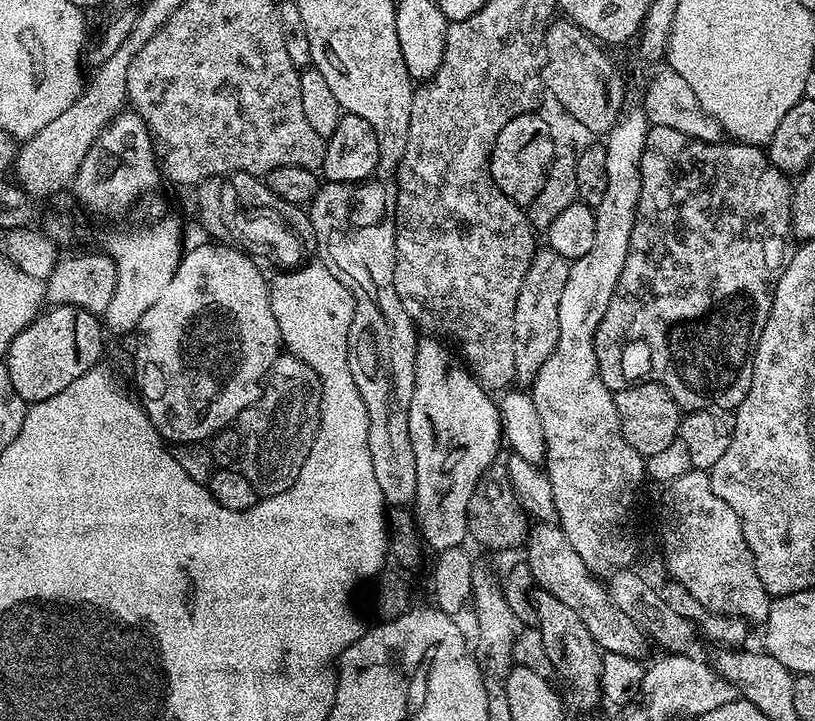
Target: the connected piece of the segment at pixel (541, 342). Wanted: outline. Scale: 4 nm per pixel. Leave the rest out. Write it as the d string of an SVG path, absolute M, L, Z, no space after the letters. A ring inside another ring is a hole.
M544 246L530 262L526 278L522 278L522 290L518 290L518 302L514 306L514 374L517 385L531 385L538 370L542 370L542 362L550 358L558 344L558 302L562 302L569 263L562 254Z

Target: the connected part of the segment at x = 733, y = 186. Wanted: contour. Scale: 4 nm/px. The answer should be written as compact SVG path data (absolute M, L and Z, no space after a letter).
M657 124L651 125L646 134L646 150L642 150L642 166L640 169L642 170L642 194L638 198L634 234L630 234L630 246L626 254L626 266L622 266L622 274L618 278L618 286L614 290L614 298L610 298L610 306L606 306L606 314L602 318L602 322L596 331L596 357L598 358L600 377L602 378L602 382L606 382L606 386L612 389L613 393L637 382L655 382L661 384L674 398L676 405L685 413L690 413L694 410L702 410L703 408L726 408L735 410L739 408L740 403L744 401L746 394L750 390L750 382L754 374L754 354L758 346L758 338L762 338L762 330L766 326L766 318L772 309L772 299L776 293L776 283L780 280L780 276L784 273L785 268L788 267L788 261L791 260L794 251L794 237L792 235L793 181L789 179L785 173L780 172L772 165L767 151L765 151L763 147L754 144L741 144L739 142L711 144L710 142L702 142L698 138L690 138L686 134L681 134L678 130L670 130L670 126L658 126Z

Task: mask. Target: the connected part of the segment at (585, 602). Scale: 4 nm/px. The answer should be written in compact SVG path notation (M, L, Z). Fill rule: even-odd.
M533 523L528 530L527 548L526 562L530 566L533 581L543 591L554 594L554 598L570 606L570 610L574 610L574 614L578 614L578 618L586 622L586 630L590 630L594 642L601 650L614 654L626 654L626 658L639 661L645 659L649 641L646 639L644 629L618 610L618 606L611 600L607 587L589 572L582 558L578 558L578 550L570 546L559 523Z

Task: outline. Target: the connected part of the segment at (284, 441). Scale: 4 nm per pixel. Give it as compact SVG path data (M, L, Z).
M281 354L277 356L264 381L264 390L260 397L249 408L242 410L236 420L236 433L240 435L240 459L238 471L254 486L261 497L282 494L298 478L298 470L302 470L302 462L306 462L306 454L310 454L310 446L320 429L320 379L306 362L297 356Z

